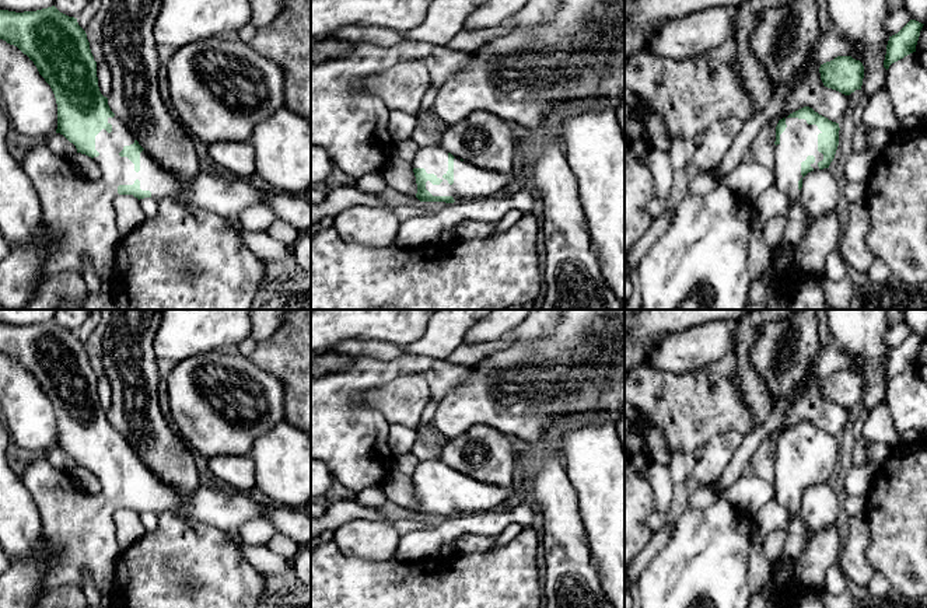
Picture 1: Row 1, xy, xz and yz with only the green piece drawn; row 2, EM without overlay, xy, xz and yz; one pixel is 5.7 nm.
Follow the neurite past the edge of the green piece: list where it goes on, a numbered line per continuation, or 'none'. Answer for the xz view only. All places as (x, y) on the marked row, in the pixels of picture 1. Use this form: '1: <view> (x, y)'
1: xz (471, 181)

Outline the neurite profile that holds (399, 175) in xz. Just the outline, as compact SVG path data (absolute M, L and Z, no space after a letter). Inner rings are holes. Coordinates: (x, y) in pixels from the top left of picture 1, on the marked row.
M391 157L382 171L386 185L403 195L416 198L417 184L410 161Z

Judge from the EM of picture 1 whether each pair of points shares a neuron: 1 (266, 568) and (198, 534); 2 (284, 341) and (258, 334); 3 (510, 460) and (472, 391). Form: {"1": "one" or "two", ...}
{"1": "two", "2": "two", "3": "two"}

